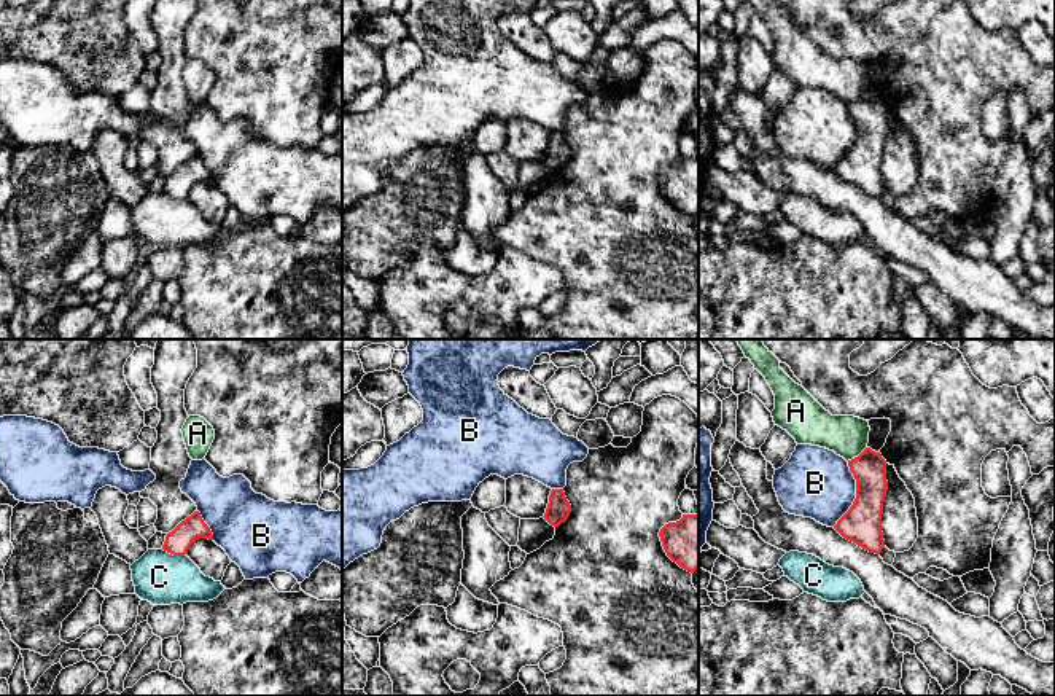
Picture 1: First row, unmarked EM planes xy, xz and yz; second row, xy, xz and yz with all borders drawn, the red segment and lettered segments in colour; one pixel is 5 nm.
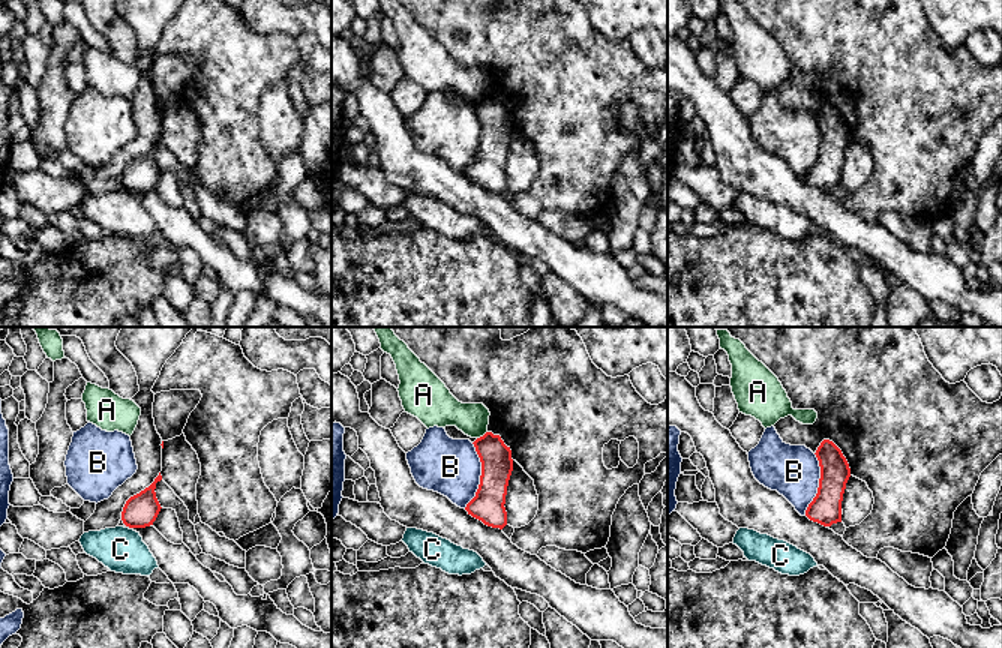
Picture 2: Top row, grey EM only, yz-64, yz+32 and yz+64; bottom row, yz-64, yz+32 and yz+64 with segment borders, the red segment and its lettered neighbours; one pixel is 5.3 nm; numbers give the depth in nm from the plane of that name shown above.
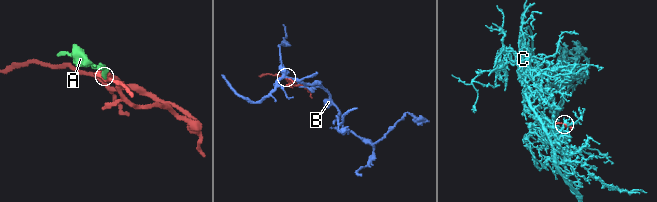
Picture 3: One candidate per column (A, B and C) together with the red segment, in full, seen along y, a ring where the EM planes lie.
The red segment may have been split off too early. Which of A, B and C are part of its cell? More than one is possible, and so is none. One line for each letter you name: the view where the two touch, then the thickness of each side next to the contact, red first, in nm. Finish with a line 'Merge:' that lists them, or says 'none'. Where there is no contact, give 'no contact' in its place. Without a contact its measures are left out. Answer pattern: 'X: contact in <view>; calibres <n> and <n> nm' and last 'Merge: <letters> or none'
Merge: none

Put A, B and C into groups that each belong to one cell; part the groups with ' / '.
A / B / C

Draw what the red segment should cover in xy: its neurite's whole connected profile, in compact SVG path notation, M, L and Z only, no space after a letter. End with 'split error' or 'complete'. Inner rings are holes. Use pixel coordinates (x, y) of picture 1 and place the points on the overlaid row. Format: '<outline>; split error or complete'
M194 511L165 535L162 549L173 556L185 556L191 545L199 538L213 540L213 534L204 522L200 513Z; complete

